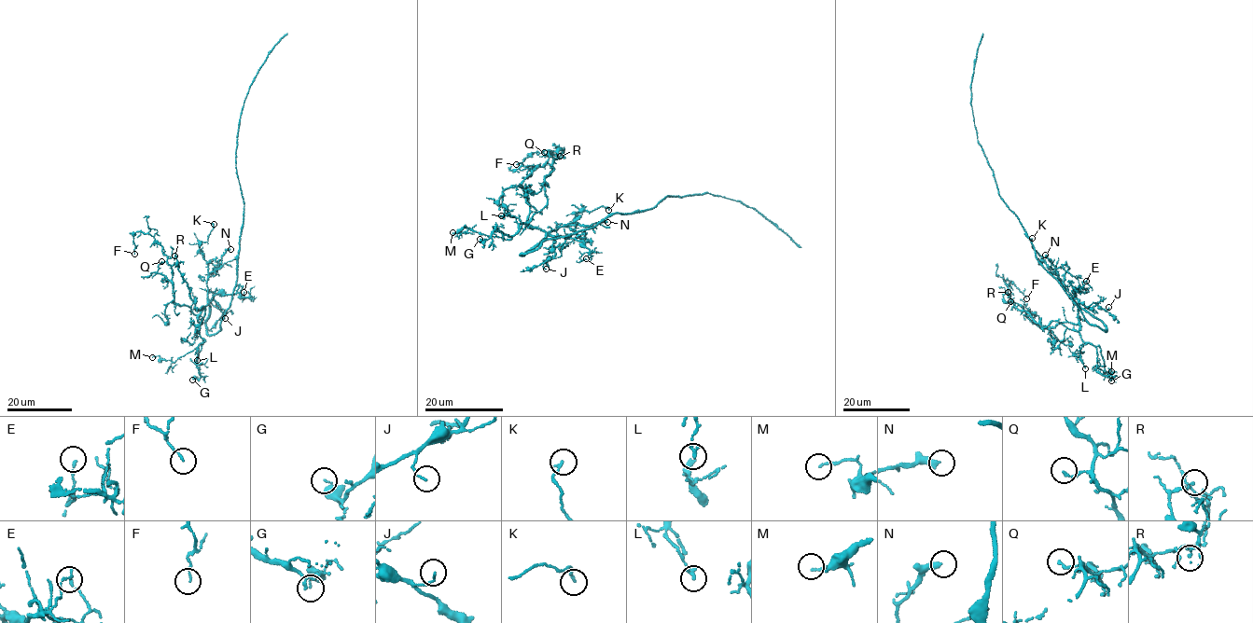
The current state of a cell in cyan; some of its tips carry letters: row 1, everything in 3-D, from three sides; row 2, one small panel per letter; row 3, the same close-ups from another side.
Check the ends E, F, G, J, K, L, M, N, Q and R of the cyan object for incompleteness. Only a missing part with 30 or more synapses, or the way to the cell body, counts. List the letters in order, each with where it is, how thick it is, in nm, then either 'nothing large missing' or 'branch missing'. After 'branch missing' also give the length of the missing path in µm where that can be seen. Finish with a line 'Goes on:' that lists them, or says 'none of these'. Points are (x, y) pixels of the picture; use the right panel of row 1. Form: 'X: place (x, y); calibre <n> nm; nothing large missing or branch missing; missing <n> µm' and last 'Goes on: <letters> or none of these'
E: place (1086, 281); calibre 80 nm; nothing large missing
F: place (1026, 298); calibre 90 nm; nothing large missing
G: place (1111, 380); calibre 200 nm; nothing large missing
J: place (1108, 307); calibre 90 nm; nothing large missing
K: place (1032, 238); calibre 140 nm; nothing large missing
L: place (1085, 368); calibre 190 nm; nothing large missing
M: place (1111, 371); calibre 110 nm; nothing large missing
N: place (1045, 255); calibre 320 nm; nothing large missing
Q: place (1010, 301); calibre 160 nm; nothing large missing
R: place (1008, 292); calibre 80 nm; nothing large missing
Goes on: none of these

